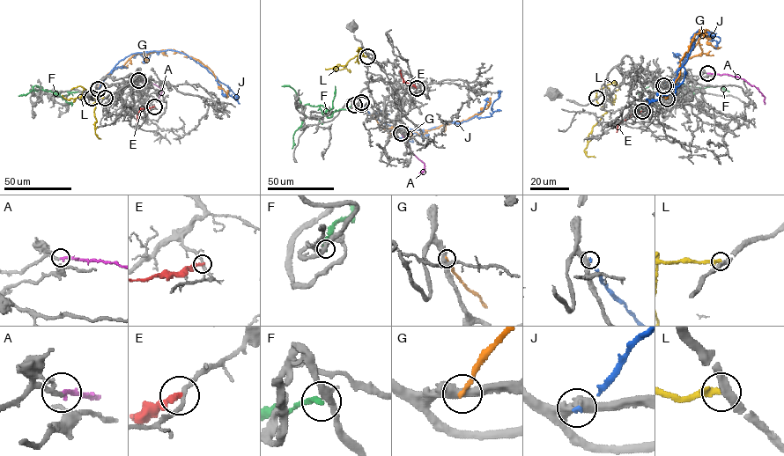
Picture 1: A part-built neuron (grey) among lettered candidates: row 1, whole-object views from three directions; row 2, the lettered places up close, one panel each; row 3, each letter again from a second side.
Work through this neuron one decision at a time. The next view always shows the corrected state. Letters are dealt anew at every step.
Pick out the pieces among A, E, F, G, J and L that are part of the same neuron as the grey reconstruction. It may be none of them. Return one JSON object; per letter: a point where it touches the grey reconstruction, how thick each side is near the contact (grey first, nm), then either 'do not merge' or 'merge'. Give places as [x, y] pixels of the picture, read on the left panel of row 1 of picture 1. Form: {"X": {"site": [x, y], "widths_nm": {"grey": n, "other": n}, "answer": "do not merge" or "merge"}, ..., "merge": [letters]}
{"A": {"site": [138, 80], "widths_nm": {"grey": 180, "other": 200}, "answer": "merge"}, "E": {"site": [154, 106], "widths_nm": {"grey": 200, "other": 240}, "answer": "do not merge"}, "F": {"site": [92, 98], "widths_nm": {"grey": 360, "other": 320}, "answer": "do not merge"}, "G": {"site": [98, 89], "widths_nm": {"grey": 440, "other": 200}, "answer": "do not merge"}, "J": {"site": [98, 89], "widths_nm": {"grey": 460, "other": 110}, "answer": "do not merge"}, "L": {"site": [105, 98], "widths_nm": {"grey": 380, "other": 320}, "answer": "do not merge"}, "merge": ["A"]}

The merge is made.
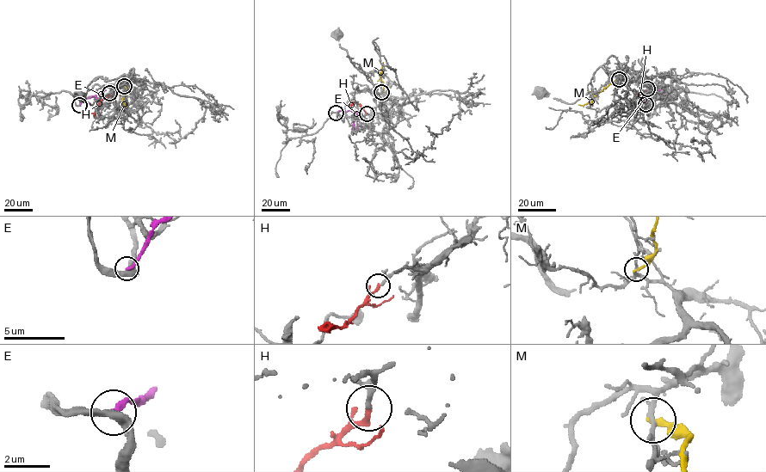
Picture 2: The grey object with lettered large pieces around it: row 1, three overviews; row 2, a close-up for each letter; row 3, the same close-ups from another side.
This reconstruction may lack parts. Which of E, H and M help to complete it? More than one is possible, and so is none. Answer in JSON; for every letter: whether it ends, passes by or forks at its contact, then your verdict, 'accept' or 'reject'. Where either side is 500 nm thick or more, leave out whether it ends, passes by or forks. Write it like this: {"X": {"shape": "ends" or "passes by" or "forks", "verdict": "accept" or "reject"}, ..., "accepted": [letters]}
{"E": {"shape": "ends", "verdict": "reject"}, "H": {"shape": "ends", "verdict": "accept"}, "M": {"shape": "ends", "verdict": "reject"}, "accepted": ["H"]}

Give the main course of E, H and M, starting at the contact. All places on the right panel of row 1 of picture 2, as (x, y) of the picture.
E: (645, 104), (643, 92), (651, 94), (660, 90), (669, 94), (669, 96), (657, 99)
H: (647, 88), (636, 95), (631, 103), (633, 115), (639, 118)
M: (619, 78), (600, 91), (590, 103), (578, 105)

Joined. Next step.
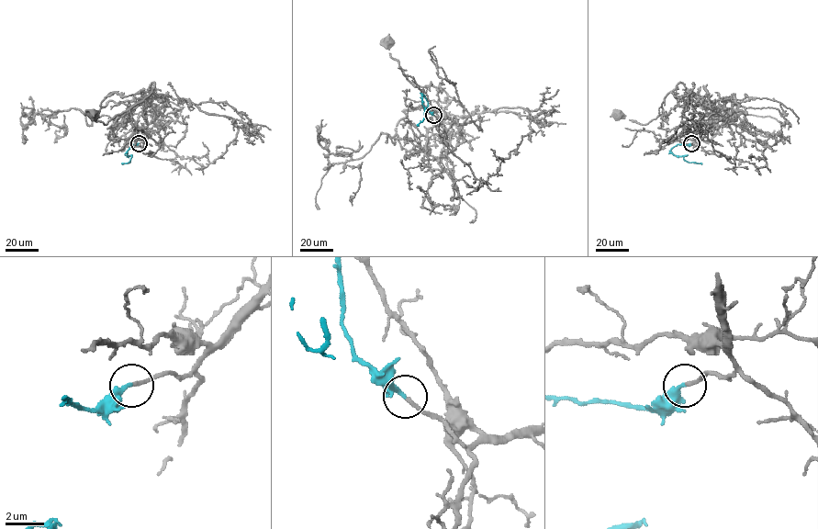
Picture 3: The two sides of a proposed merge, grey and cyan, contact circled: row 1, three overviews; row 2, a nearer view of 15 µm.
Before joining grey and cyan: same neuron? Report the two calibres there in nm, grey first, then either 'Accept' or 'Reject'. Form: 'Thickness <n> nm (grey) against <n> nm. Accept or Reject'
Thickness 180 nm (grey) against 260 nm. Accept

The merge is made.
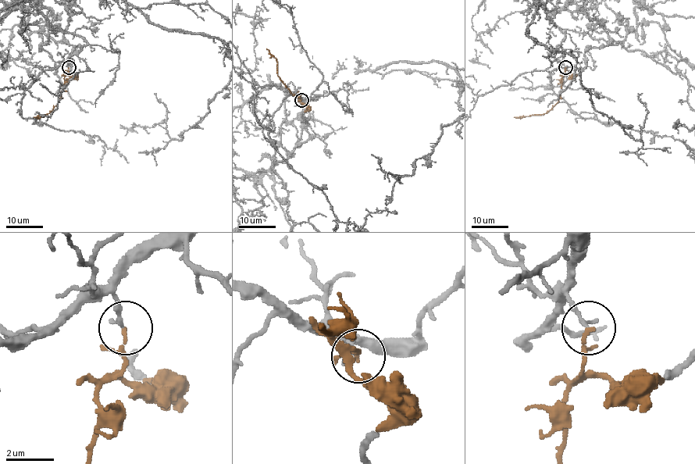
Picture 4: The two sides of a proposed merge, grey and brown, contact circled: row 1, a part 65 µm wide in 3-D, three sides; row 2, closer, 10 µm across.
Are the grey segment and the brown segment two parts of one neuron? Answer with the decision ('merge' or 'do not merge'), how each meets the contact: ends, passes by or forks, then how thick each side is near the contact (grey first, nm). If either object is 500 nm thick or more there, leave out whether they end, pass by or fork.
merge; grey ends there; brown passes by; 170 nm thick on the grey side, 110 nm on the other

